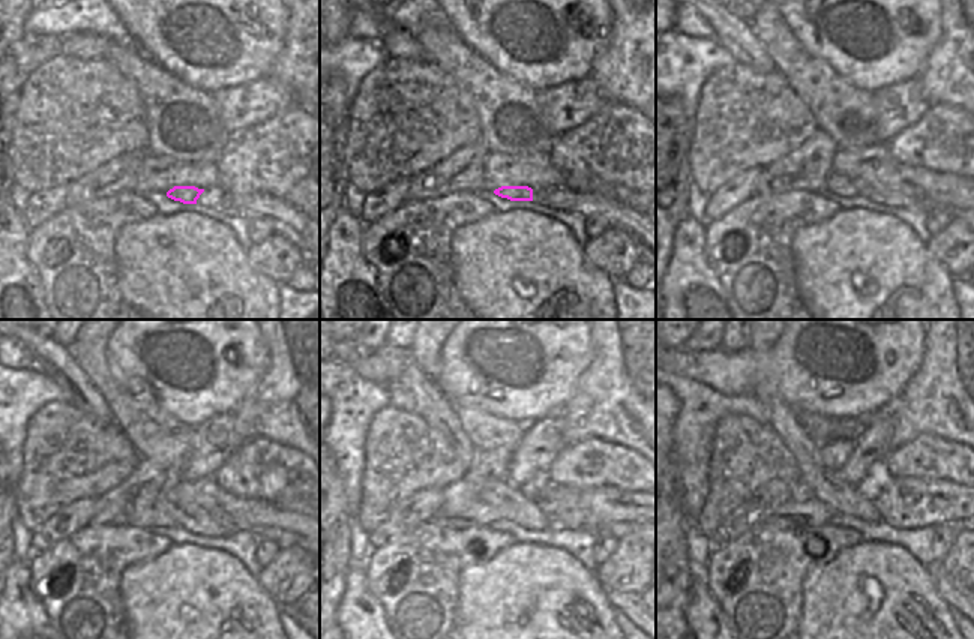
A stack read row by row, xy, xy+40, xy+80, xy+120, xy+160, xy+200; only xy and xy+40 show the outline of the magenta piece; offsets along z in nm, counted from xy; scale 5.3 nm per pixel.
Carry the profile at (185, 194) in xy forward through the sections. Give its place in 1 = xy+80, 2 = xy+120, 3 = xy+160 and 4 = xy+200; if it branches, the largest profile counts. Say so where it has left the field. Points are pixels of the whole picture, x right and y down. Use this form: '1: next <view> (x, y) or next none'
1: next xy+80 (836, 183)
2: next xy+120 (153, 518)
3: next xy+160 (479, 513)
4: next xy+200 (793, 513)

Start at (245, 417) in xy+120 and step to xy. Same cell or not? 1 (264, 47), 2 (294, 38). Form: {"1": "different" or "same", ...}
{"1": "different", "2": "same"}

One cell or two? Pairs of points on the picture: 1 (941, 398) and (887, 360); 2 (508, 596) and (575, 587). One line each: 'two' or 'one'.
1: two
2: one

